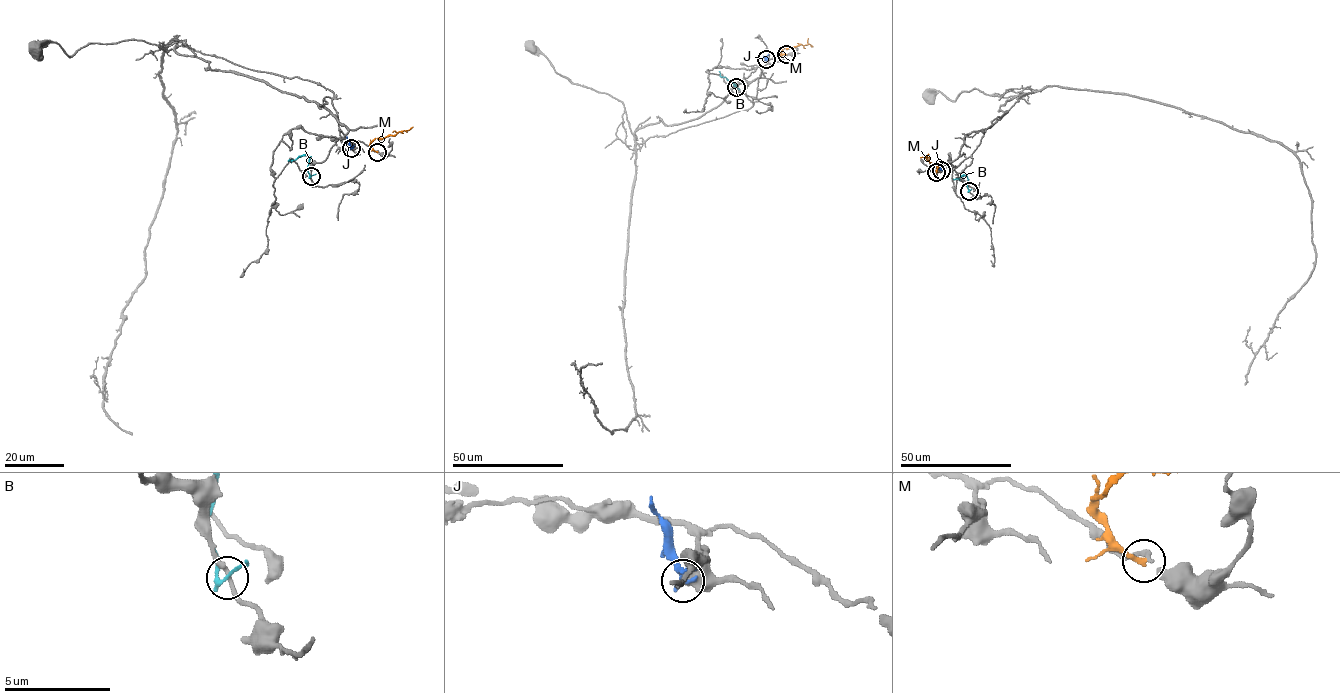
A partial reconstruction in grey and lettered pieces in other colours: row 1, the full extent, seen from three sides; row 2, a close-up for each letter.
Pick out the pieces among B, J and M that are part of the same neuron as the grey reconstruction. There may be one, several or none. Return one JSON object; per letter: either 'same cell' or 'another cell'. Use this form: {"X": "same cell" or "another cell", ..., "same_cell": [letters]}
{"B": "another cell", "J": "another cell", "M": "another cell", "same_cell": []}

